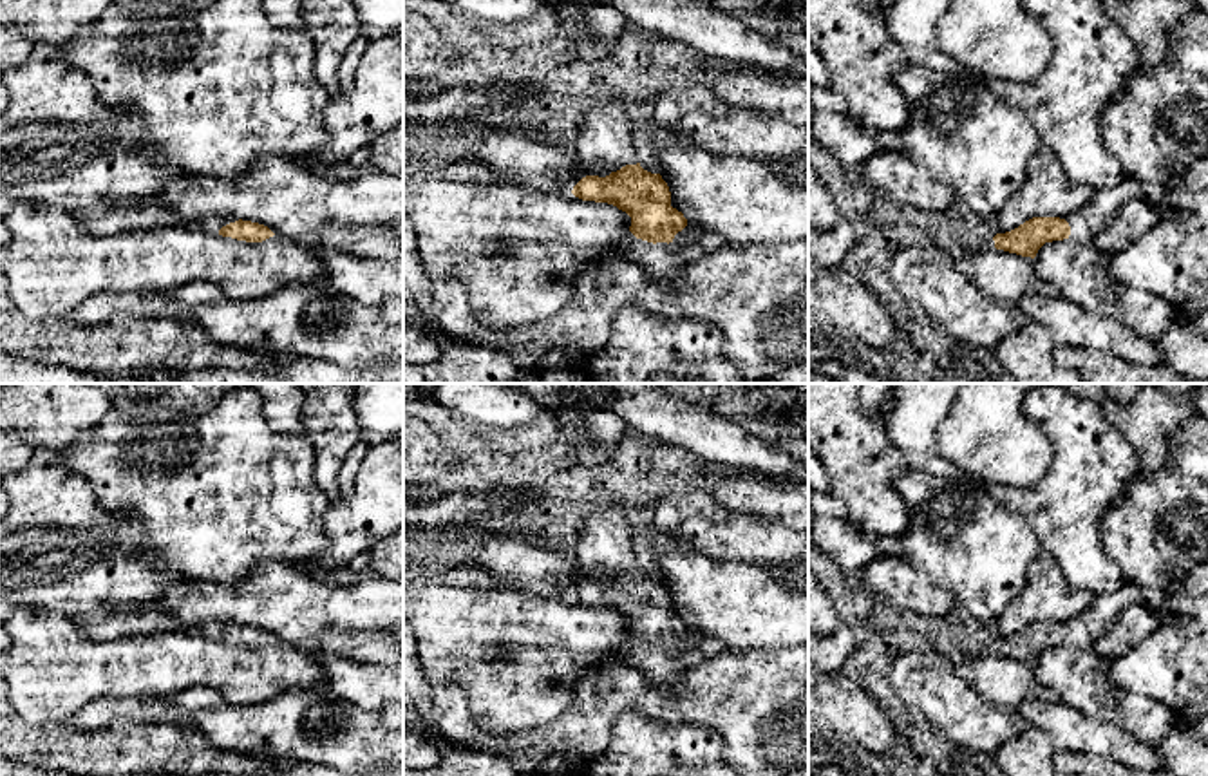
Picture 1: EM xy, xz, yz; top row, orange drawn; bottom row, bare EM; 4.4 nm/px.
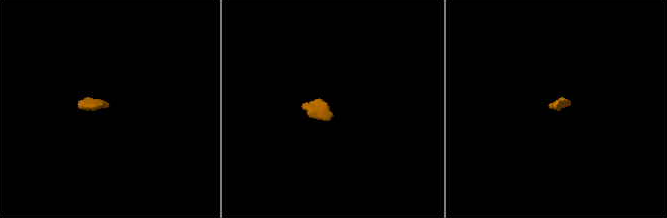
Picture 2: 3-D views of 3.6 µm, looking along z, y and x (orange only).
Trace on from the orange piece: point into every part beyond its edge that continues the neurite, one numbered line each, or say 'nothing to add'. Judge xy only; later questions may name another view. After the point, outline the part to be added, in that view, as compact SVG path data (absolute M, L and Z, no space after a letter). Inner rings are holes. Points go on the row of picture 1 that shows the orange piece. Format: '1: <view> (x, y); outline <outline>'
1: xy (212, 225); outline M213 215L213 217L206 217L199 222L199 226L210 233L219 235L219 230L230 222L239 221L237 217L230 217L230 215Z

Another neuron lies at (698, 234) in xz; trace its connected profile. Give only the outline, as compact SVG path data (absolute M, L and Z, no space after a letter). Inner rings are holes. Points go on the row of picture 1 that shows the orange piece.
M687 222L684 232L685 232L685 235L689 235L693 239L693 242L703 244L707 250L713 250L713 248L718 248L720 244L723 244L720 241L720 237L716 237L713 232L709 232L694 222Z

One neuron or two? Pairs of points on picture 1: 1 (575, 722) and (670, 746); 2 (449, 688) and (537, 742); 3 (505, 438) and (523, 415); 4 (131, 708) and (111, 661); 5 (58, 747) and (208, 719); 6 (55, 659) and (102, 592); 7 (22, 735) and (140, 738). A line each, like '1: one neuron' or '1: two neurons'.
1: two neurons
2: one neuron
3: two neurons
4: two neurons
5: two neurons
6: two neurons
7: one neuron

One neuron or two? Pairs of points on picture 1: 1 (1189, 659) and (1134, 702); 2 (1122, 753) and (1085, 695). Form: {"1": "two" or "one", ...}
{"1": "two", "2": "two"}

